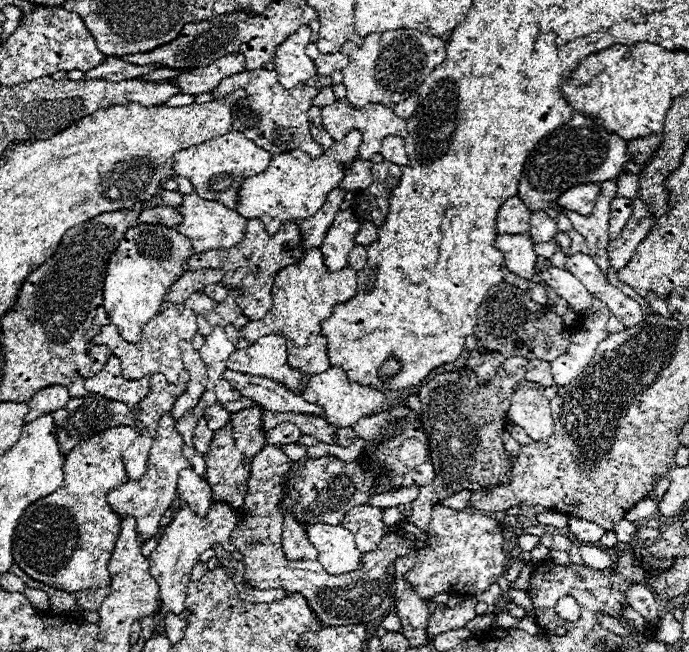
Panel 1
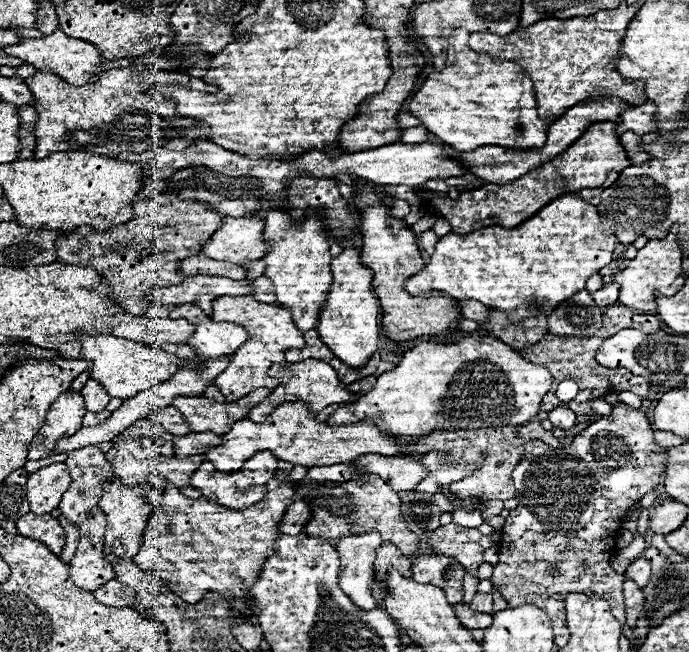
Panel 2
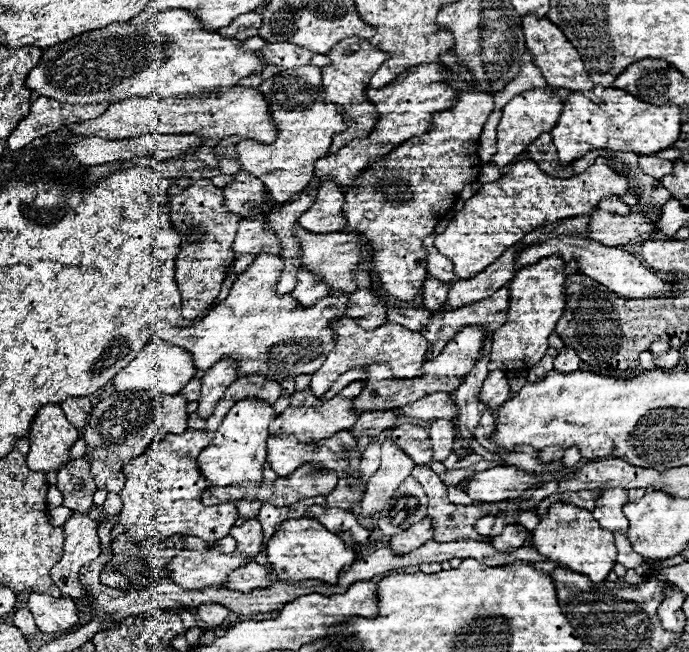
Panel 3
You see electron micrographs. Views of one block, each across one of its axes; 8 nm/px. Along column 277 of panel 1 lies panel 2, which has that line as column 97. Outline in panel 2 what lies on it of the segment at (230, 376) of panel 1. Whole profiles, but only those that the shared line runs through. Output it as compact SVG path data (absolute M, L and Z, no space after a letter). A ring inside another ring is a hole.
M88 380L84 384L84 388L80 390L80 394L84 396L84 402L86 402L86 410L88 412L102 412L106 408L106 404L110 402L108 392L96 380Z

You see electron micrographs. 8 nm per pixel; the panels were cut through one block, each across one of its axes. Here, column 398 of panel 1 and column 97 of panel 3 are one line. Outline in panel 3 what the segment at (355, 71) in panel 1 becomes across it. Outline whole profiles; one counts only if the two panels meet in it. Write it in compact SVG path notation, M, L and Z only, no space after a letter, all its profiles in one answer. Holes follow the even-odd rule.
M174 8L174 10L160 10L156 12L150 20L146 22L140 22L140 24L132 24L132 20L126 20L126 22L114 22L110 26L104 26L100 30L92 30L92 32L86 32L86 34L80 34L68 42L62 42L62 44L56 44L48 50L44 50L44 56L42 56L42 62L28 74L26 78L26 86L34 92L38 92L40 96L48 96L48 98L56 98L58 102L76 102L76 104L84 104L84 102L120 102L124 98L132 98L132 96L152 96L152 94L160 94L164 98L170 98L170 96L178 96L178 94L206 94L206 92L212 92L212 90L218 90L218 88L228 88L228 86L236 86L242 78L250 76L252 72L260 72L264 68L264 58L260 52L246 52L242 50L242 40L238 38L228 38L228 36L222 36L214 30L206 30L200 20L196 18L196 14L184 10L184 8Z

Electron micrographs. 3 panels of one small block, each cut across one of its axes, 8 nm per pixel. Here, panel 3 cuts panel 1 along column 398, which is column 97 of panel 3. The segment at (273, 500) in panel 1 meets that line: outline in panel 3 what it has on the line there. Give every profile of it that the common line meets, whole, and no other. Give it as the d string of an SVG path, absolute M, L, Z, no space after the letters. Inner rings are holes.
M74 510L62 528L64 528L64 554L62 554L60 562L56 562L54 568L50 570L50 578L62 590L64 596L68 596L68 598L84 598L84 586L80 586L78 570L88 560L96 560L100 556L100 540L96 536L98 522L92 520L88 516L88 512L76 512Z

